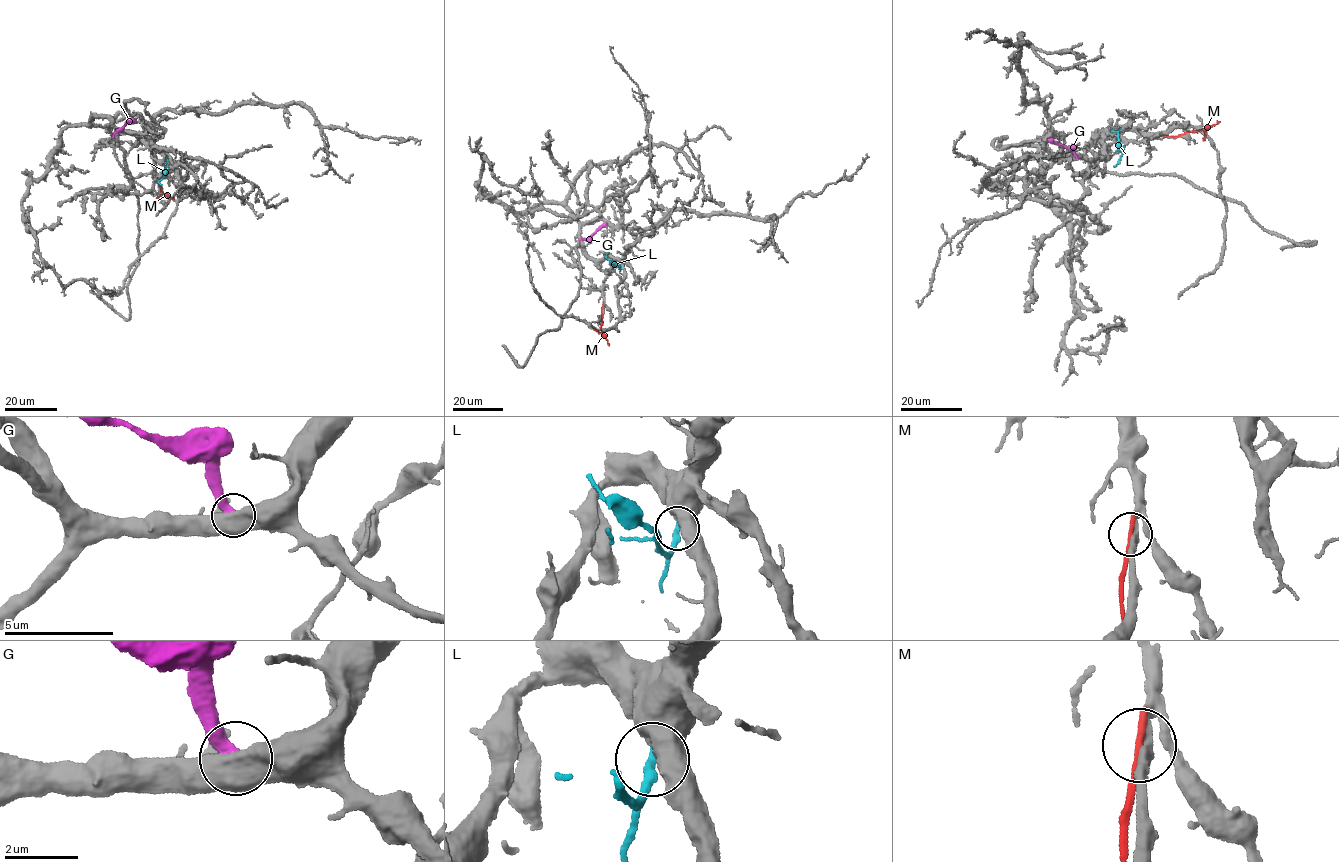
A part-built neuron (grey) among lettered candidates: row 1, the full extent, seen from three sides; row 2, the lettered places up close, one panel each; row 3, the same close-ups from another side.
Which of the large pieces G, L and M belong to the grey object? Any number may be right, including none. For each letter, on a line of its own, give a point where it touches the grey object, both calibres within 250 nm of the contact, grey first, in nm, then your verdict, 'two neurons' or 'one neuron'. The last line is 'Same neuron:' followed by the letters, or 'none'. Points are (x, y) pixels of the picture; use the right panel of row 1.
G: meets grey at (1076, 157); 600 nm thick on the grey side, 440 nm on the other; two neurons
L: meets grey at (1112, 131); 550 nm thick on the grey side, 320 nm on the other; one neuron
M: meets grey at (1167, 136); 320 nm thick on the grey side, 240 nm on the other; two neurons
Same neuron: L

